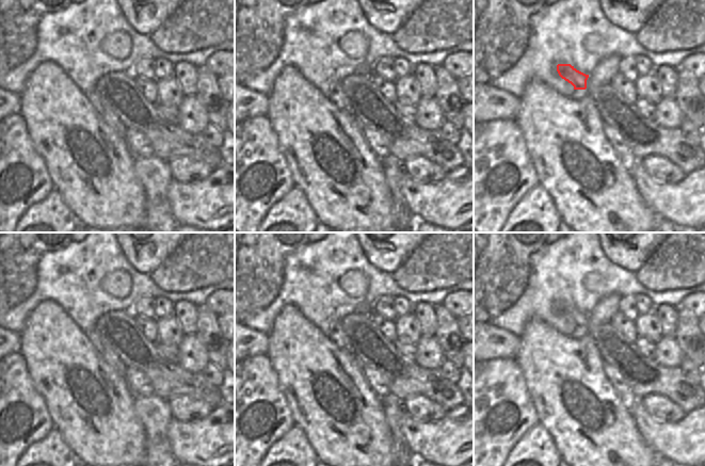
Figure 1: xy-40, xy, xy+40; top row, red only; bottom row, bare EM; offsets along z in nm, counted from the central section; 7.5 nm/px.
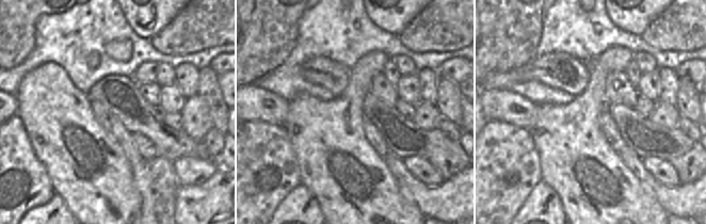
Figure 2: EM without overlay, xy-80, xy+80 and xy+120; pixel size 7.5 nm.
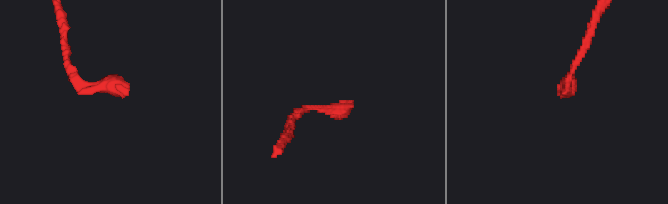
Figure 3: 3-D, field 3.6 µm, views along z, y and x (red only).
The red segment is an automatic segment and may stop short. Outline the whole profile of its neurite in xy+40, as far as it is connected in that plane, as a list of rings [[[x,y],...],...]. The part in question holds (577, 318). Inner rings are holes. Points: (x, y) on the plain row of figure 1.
[[[558,303],[557,310],[559,315],[574,325],[574,332],[571,337],[579,339],[589,332],[587,319],[589,314],[577,309],[571,303]]]

